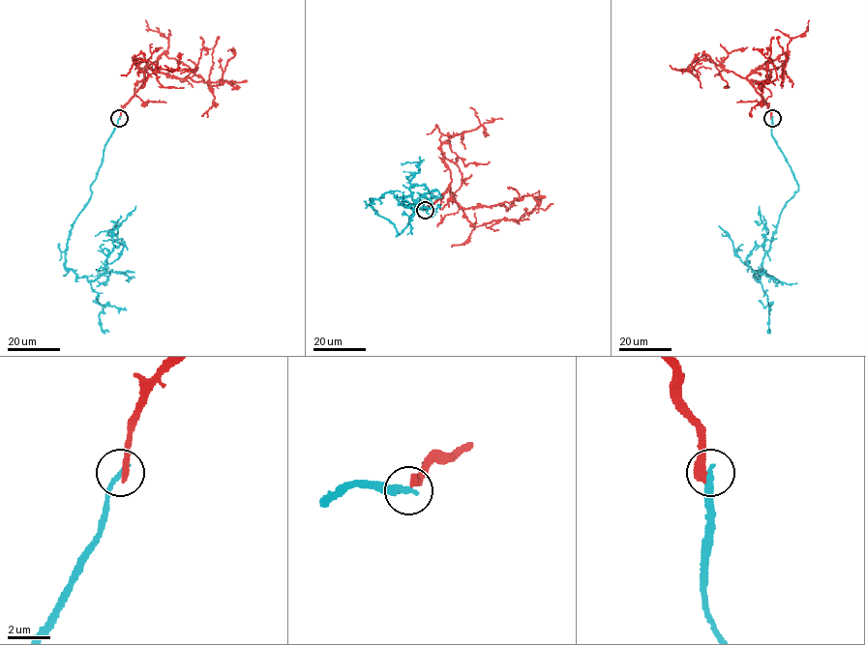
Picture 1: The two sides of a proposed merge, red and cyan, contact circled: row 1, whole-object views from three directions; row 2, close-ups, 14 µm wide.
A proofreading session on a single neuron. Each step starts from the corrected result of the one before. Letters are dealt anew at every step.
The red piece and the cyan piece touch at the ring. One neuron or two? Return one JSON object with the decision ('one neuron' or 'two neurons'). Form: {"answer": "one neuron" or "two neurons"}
{"answer": "two neurons"}

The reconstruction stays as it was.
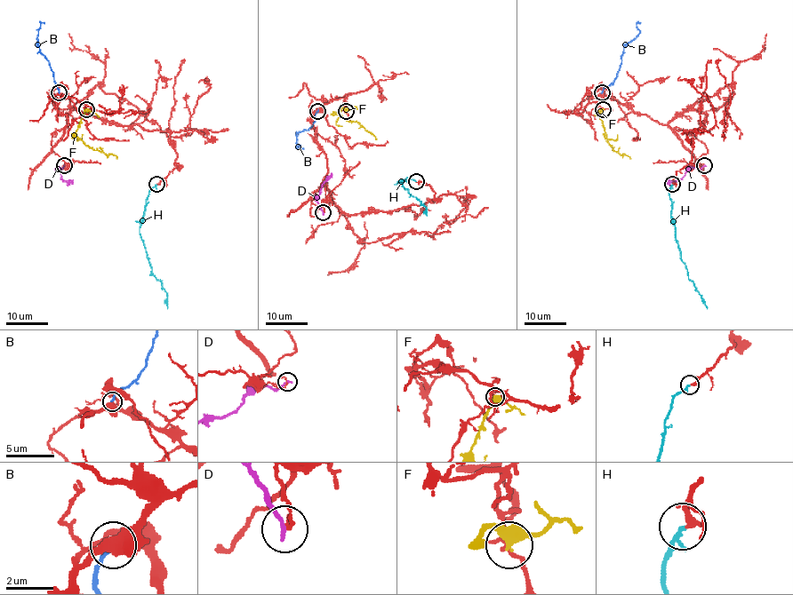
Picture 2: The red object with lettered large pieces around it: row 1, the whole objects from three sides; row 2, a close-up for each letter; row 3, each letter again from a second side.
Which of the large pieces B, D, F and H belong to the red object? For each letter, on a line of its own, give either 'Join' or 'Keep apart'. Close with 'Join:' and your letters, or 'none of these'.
B: Keep apart
D: Keep apart
F: Keep apart
H: Join
Join: H

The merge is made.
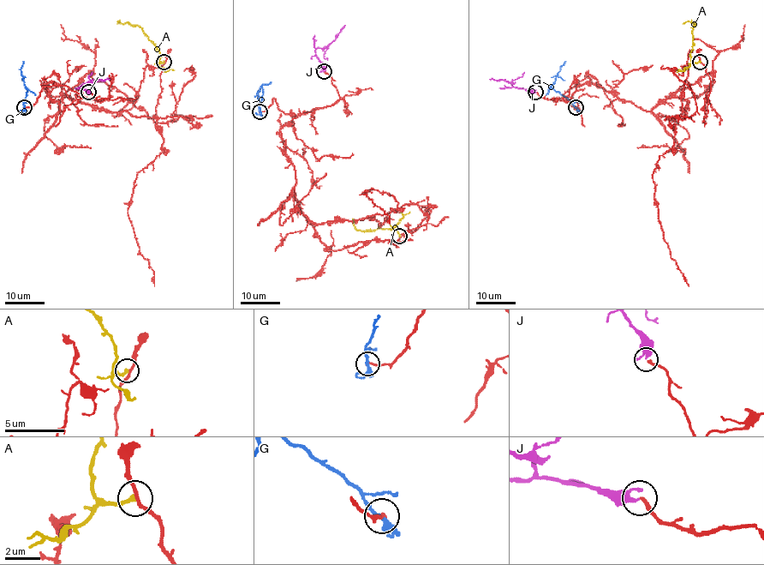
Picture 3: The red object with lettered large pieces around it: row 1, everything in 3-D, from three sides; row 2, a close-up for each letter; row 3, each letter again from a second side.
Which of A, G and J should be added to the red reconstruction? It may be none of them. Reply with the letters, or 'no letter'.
J

